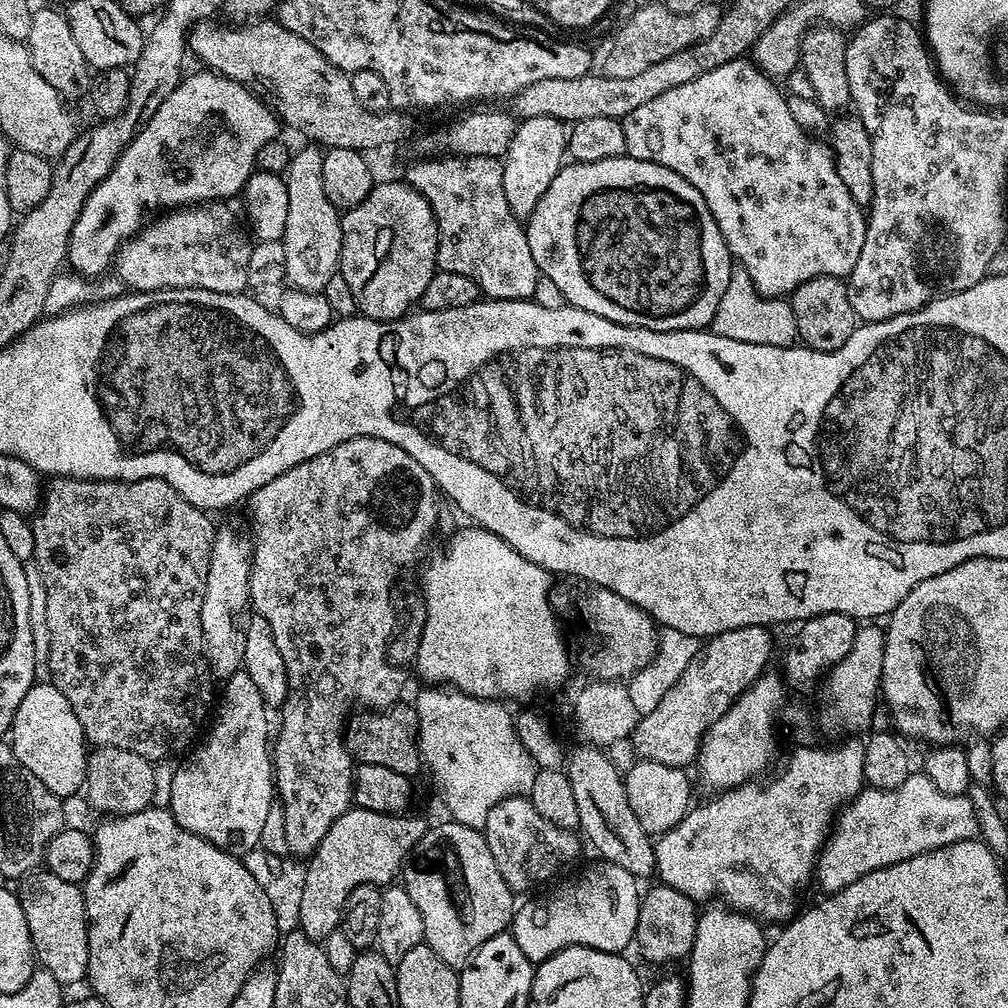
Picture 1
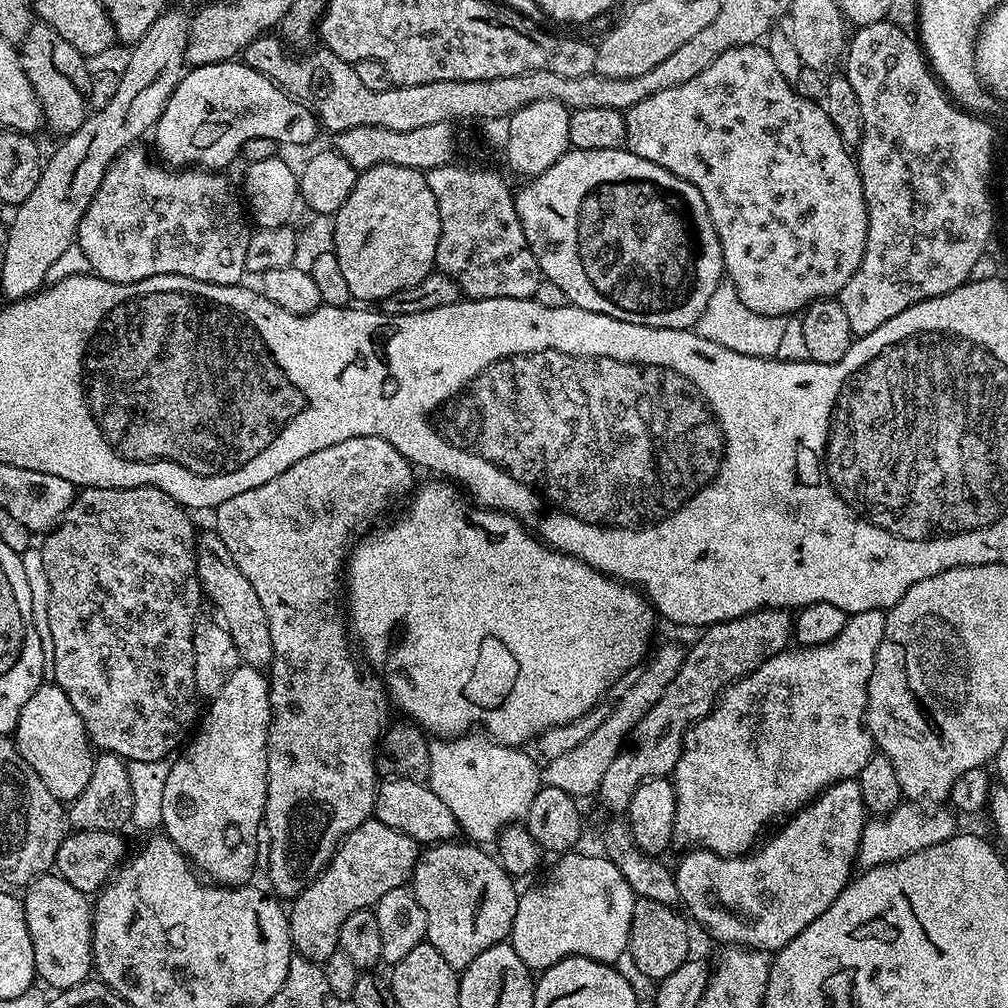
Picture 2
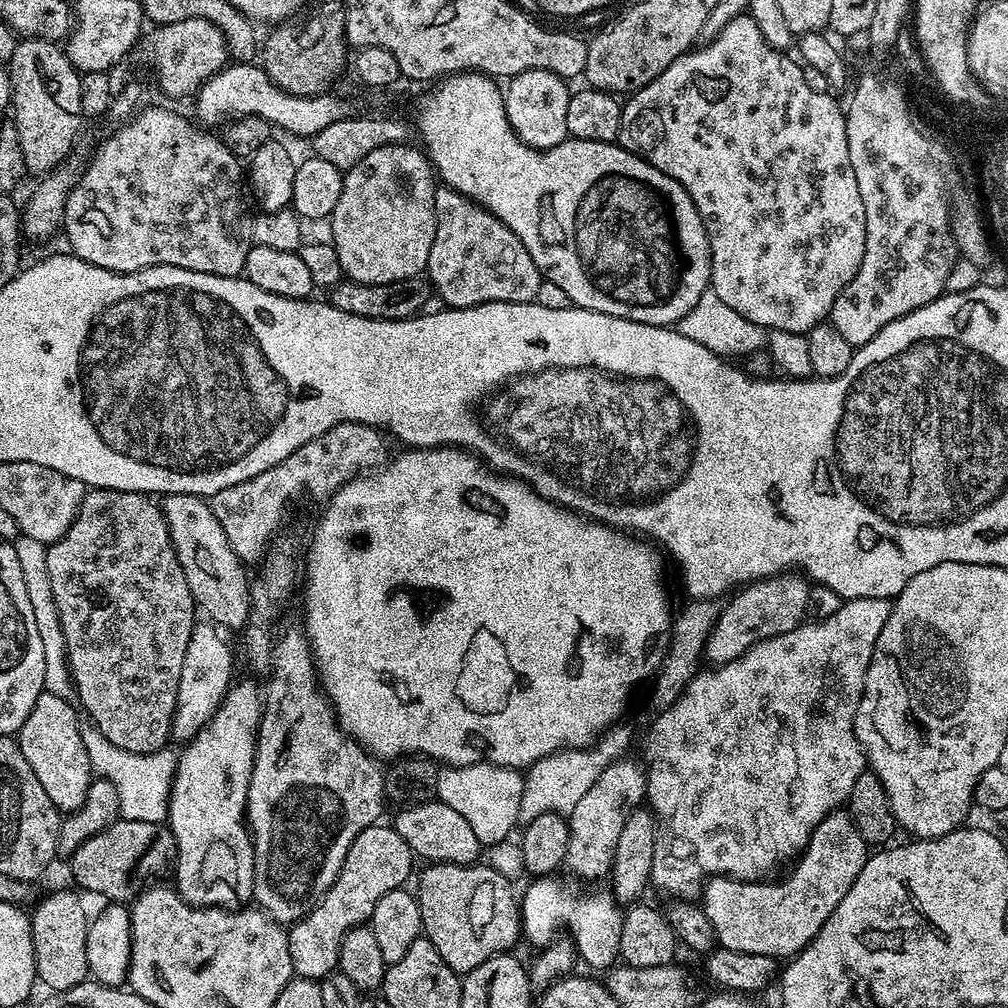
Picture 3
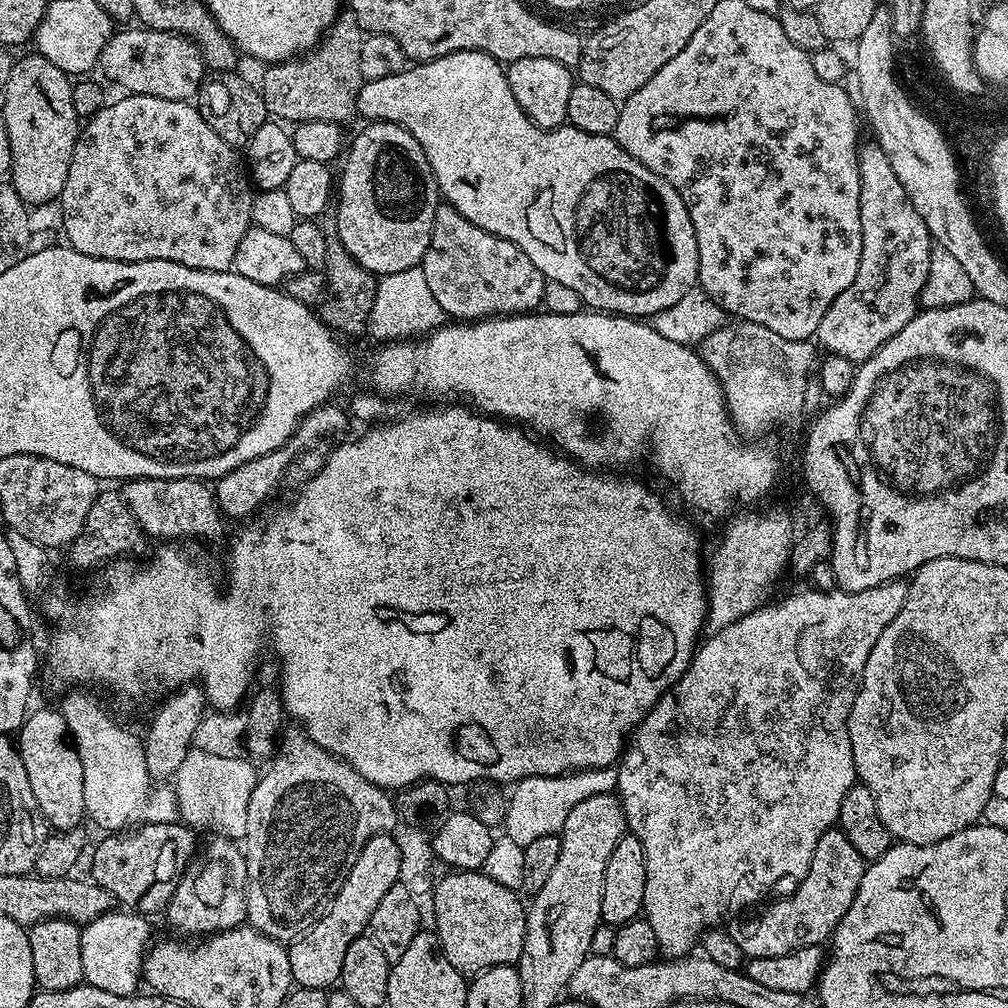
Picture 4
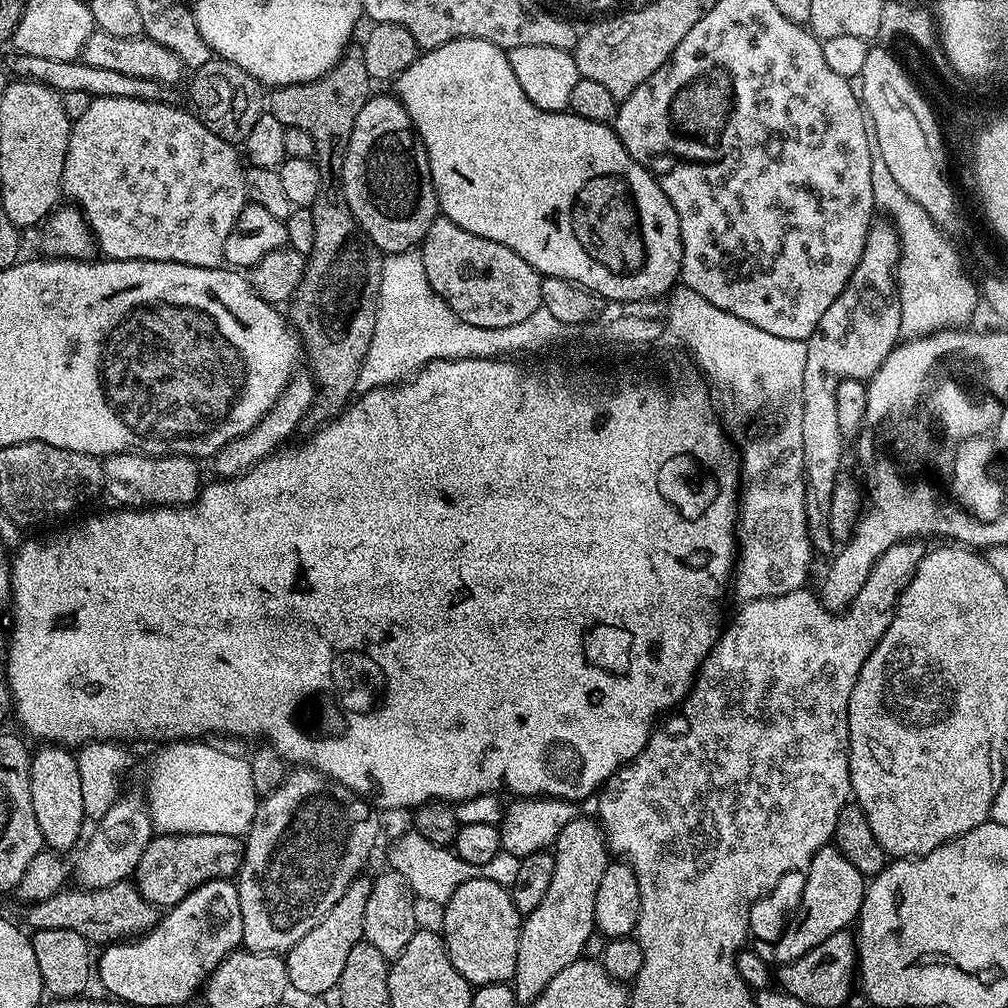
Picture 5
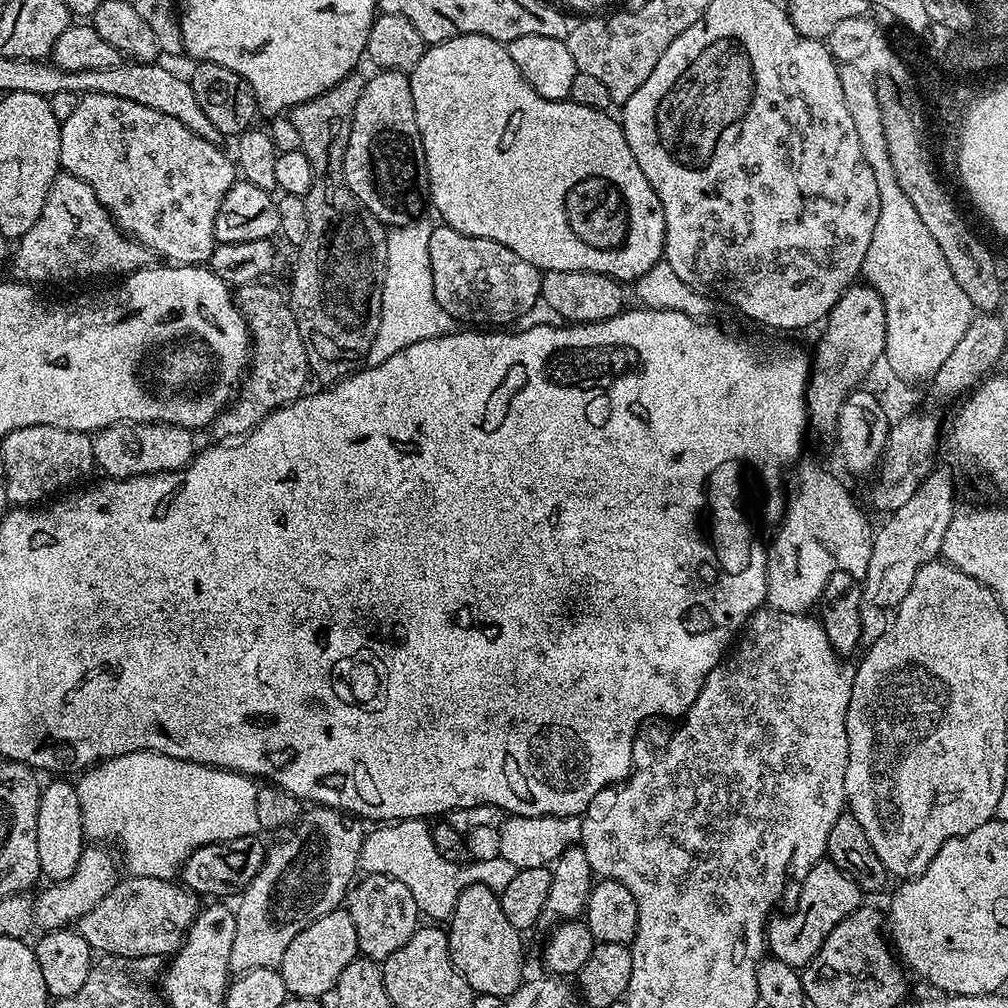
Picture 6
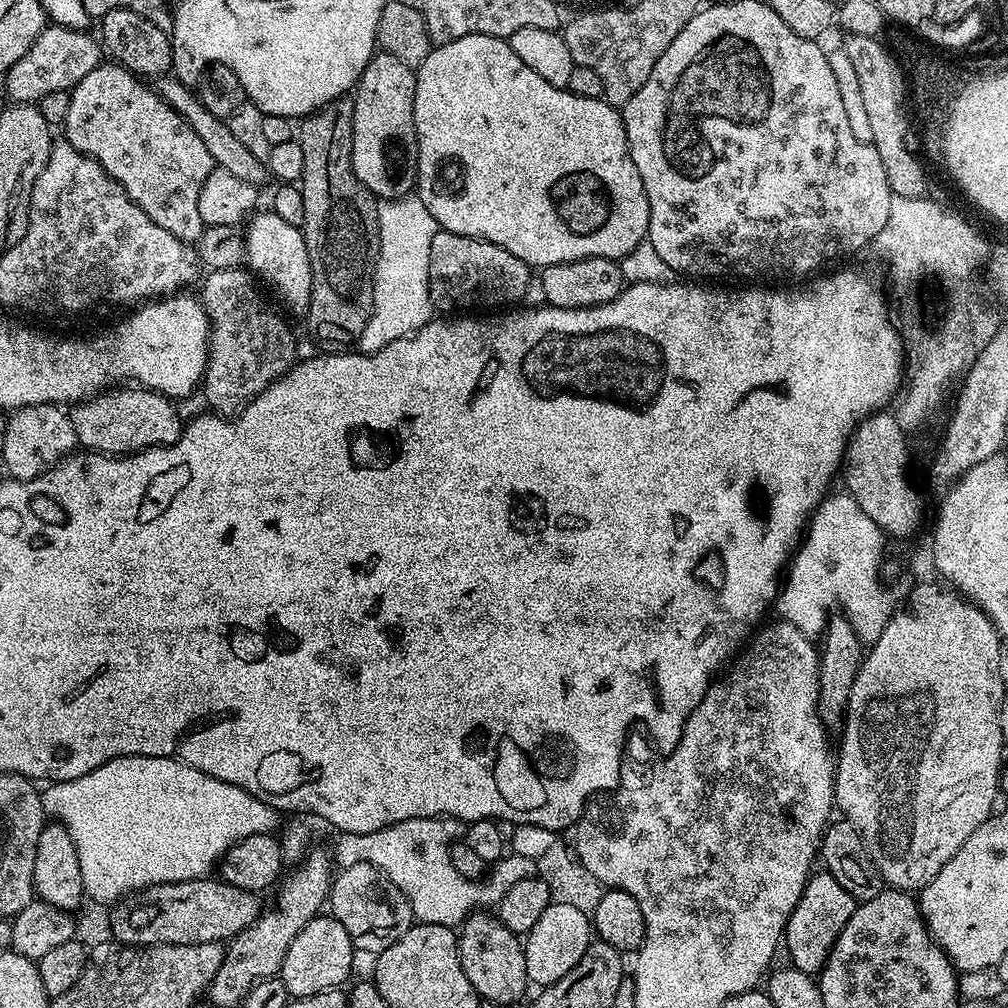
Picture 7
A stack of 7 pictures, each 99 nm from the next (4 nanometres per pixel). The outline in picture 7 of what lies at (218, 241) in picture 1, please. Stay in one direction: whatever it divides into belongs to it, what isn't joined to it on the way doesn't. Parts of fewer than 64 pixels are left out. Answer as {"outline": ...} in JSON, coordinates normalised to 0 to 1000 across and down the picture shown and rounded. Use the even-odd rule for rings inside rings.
{"outline":[[[101,62],[81,81],[70,87],[69,113],[63,124],[63,134],[83,155],[93,157],[109,177],[116,179],[128,196],[161,228],[169,228],[173,236],[193,240],[202,230],[200,212],[196,212],[196,188],[211,169],[208,149],[200,137],[162,99],[154,86],[147,87],[142,78],[114,62]]]}

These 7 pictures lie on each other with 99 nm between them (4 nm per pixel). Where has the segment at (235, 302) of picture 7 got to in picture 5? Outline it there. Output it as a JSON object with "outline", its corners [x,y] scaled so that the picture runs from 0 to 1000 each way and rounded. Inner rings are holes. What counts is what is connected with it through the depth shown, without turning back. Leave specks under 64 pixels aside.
{"outline":[[[302,371],[291,372],[287,377],[282,390],[277,393],[272,402],[263,413],[258,417],[255,425],[249,425],[242,433],[238,433],[232,438],[228,438],[212,453],[214,459],[213,471],[218,474],[229,474],[238,471],[239,468],[245,468],[250,461],[261,456],[263,452],[270,451],[275,444],[283,439],[282,437],[298,420],[302,417],[302,412],[312,405],[312,378],[309,372]]]}

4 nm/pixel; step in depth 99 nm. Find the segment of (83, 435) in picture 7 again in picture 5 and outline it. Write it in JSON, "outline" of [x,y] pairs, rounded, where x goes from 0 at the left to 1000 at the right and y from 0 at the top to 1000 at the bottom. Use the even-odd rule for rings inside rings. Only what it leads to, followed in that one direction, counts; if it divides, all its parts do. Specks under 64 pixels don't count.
{"outline":[[[117,448],[114,452],[102,453],[103,488],[116,501],[125,504],[146,504],[148,502],[186,502],[198,490],[200,475],[198,464],[189,452],[144,452],[137,448]]]}

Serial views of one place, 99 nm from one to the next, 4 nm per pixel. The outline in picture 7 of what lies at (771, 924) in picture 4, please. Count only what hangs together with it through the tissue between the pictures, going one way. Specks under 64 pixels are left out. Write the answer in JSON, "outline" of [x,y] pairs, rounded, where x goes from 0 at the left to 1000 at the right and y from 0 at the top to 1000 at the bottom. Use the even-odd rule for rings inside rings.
{"outline":[[[819,863],[807,864],[798,877],[796,891],[788,899],[782,909],[782,918],[778,920],[776,937],[779,941],[782,939],[785,959],[796,962],[805,969],[814,964],[831,927],[835,927],[835,919],[843,915],[843,907],[847,907],[850,896],[834,879],[831,871],[827,871]]]}

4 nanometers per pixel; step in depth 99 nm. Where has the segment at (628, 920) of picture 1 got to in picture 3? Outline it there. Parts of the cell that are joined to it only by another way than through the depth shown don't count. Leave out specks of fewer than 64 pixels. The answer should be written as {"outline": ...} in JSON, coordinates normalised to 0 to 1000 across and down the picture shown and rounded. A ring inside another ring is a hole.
{"outline":[[[541,869],[529,872],[528,876],[522,883],[520,889],[518,887],[517,898],[517,922],[521,934],[524,933],[530,937],[532,940],[539,939],[540,933],[540,915],[570,915],[569,923],[569,938],[576,950],[587,960],[598,962],[608,959],[615,947],[615,925],[617,925],[618,902],[614,894],[606,886],[604,882],[599,883],[578,883],[578,876],[572,872],[561,869]]]}

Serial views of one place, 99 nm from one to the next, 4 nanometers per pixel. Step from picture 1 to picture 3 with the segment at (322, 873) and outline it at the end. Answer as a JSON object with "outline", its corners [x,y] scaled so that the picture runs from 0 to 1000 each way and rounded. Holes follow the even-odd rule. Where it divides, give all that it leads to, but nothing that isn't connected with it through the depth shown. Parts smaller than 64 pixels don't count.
{"outline":[[[377,815],[371,816],[363,823],[359,823],[359,827],[355,827],[355,831],[351,831],[351,839],[347,839],[347,843],[343,847],[343,855],[339,855],[339,863],[335,867],[331,879],[327,879],[327,883],[323,883],[320,891],[295,917],[289,918],[285,922],[288,954],[291,965],[297,971],[316,974],[334,963],[339,931],[343,931],[343,927],[348,921],[364,918],[368,914],[371,899],[375,899],[375,891],[379,891],[379,887],[392,881],[402,880],[406,876],[405,868],[408,867],[409,856],[411,856],[407,839],[401,834],[399,827],[393,825],[392,820],[380,821],[379,818],[380,816]]]}

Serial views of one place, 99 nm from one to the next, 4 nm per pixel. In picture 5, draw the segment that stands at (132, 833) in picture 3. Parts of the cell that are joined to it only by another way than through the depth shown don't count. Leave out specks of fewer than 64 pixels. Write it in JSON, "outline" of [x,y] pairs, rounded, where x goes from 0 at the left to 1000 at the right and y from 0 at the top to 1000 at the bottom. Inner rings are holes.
{"outline":[[[155,827],[145,839],[133,866],[135,881],[156,902],[169,903],[185,887],[206,873],[233,870],[242,857],[243,834],[228,827]]]}

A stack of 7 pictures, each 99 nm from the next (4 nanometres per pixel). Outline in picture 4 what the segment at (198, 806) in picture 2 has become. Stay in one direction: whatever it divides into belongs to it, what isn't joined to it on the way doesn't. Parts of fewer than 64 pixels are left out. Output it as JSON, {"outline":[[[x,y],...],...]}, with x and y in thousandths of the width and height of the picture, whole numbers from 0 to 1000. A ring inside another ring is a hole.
{"outline":[[[214,831],[206,841],[207,847],[214,850],[203,857],[188,860],[177,875],[175,886],[166,899],[165,910],[177,924],[190,929],[187,931],[205,931],[215,925],[237,921],[246,912],[244,851],[241,844],[230,837],[233,836],[229,832]]]}

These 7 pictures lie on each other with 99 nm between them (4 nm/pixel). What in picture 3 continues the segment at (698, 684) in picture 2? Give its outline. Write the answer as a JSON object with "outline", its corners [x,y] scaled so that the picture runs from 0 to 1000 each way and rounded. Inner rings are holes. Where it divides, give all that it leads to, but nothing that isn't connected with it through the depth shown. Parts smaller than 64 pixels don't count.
{"outline":[[[790,570],[761,571],[756,576],[735,582],[729,588],[731,591],[719,603],[713,604],[710,620],[698,636],[697,654],[706,661],[722,659],[726,655],[734,654],[753,635],[763,635],[772,629],[787,627],[793,619],[799,618],[804,579],[797,570]],[[623,753],[611,754],[597,764],[593,776],[589,776],[589,780],[585,780],[574,794],[573,800],[563,807],[565,839],[562,841],[560,861],[576,874],[595,873],[598,869],[600,872],[606,866],[609,843],[613,843],[613,830],[621,820],[621,812],[625,812],[627,803],[640,797],[640,763]]]}

